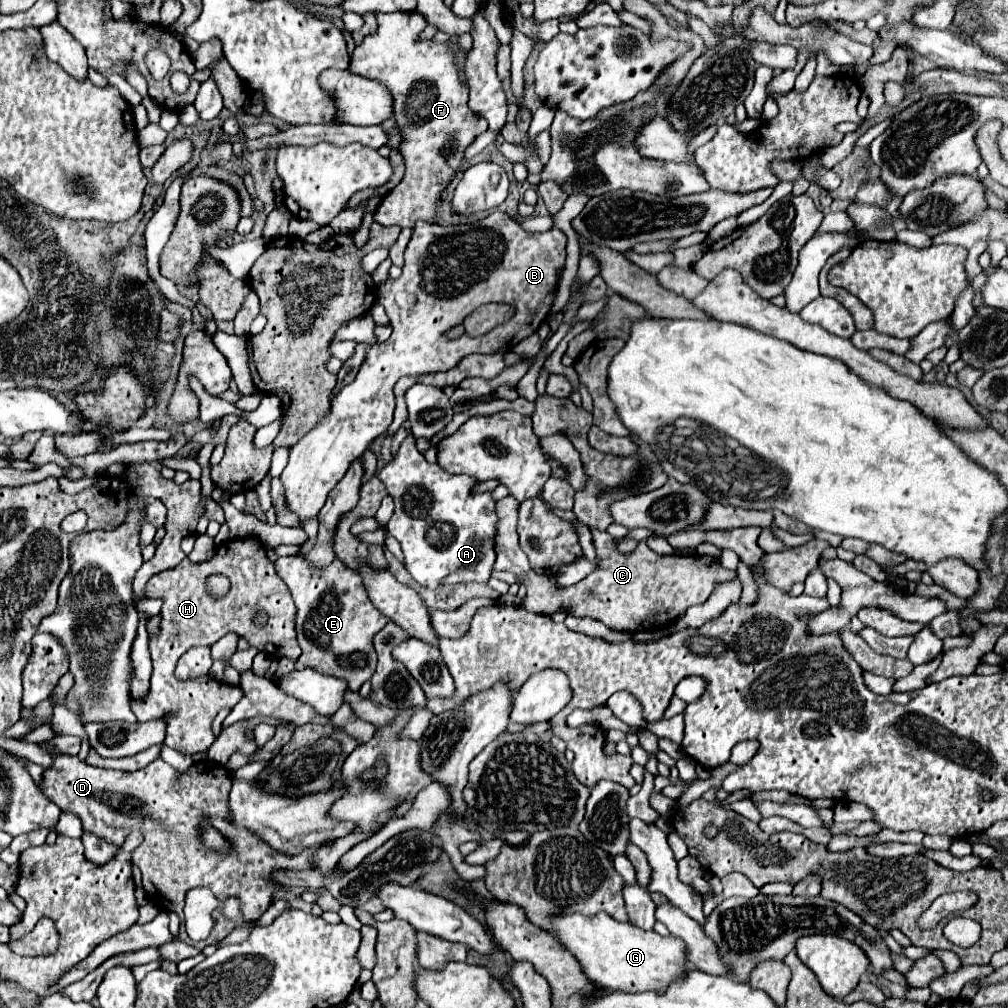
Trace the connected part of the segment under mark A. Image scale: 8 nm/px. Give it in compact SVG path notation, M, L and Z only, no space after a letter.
M408 435L398 449L398 455L384 465L384 469L378 473L378 479L386 485L388 495L392 495L396 509L392 519L388 521L386 529L388 533L400 543L404 553L404 563L410 575L424 587L438 587L444 579L448 583L468 583L468 581L488 581L490 571L494 565L494 533L496 533L496 501L490 497L490 493L472 495L474 481L466 475L452 475L444 471L436 463L428 463L424 455L416 449L416 441L412 435Z

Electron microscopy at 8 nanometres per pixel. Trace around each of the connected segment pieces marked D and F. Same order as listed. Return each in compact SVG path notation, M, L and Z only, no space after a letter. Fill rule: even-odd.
M44 749L44 751L52 755L52 767L44 769L46 775L42 775L42 783L38 787L62 811L78 815L82 821L84 833L106 839L108 843L112 843L116 847L122 847L124 839L132 831L140 831L144 835L144 841L138 845L138 849L132 851L132 863L138 865L138 869L142 871L142 881L144 881L144 891L146 891L148 901L154 907L158 907L160 911L174 911L182 919L184 893L190 887L200 885L200 887L208 887L214 893L214 897L218 897L218 899L226 899L230 895L240 897L244 919L256 921L266 911L266 907L272 903L272 891L276 887L276 883L270 881L270 877L268 877L272 871L276 871L276 869L296 869L298 871L298 869L312 867L312 851L314 849L308 849L306 853L302 853L298 857L286 857L286 855L280 855L280 853L272 851L270 847L266 847L266 843L262 843L260 839L250 835L246 829L238 829L228 821L226 801L228 801L228 793L230 793L230 785L232 785L232 773L228 773L224 765L218 765L210 759L198 761L180 779L176 779L174 769L168 763L164 763L162 759L156 759L154 763L150 763L148 767L144 767L140 771L124 773L124 771L114 771L114 769L92 767L92 765L80 761L78 757L52 753L50 749ZM202 815L208 815L210 823L230 841L230 845L234 849L230 855L204 851L200 847L198 821Z
M400 11L400 13L376 13L378 19L378 31L376 35L370 35L354 49L350 69L358 75L366 75L368 79L374 79L382 83L394 99L394 119L398 125L398 131L402 135L400 153L406 161L406 173L404 179L382 199L374 213L374 221L380 225L398 225L398 227L414 227L416 221L428 221L432 223L438 213L438 203L442 199L442 191L448 187L450 179L458 171L458 167L464 161L464 151L472 141L488 129L486 119L478 117L468 109L468 87L460 83L456 65L452 59L452 53L448 51L446 43L430 43L430 41L418 41L418 35L426 27L424 19L416 11Z

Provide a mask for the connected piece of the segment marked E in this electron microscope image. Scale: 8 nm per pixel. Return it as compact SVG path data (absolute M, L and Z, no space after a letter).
M280 557L274 561L274 567L280 575L280 579L286 583L288 591L292 593L292 599L296 603L296 633L298 633L298 643L302 647L302 655L296 661L298 669L312 667L314 671L322 675L332 675L336 679L346 679L350 681L350 689L358 691L362 683L370 681L374 675L376 667L376 651L372 647L372 637L390 621L386 615L382 615L368 599L364 591L364 583L360 575L346 567L340 559L334 559L332 565L326 569L312 569L308 563L300 557Z

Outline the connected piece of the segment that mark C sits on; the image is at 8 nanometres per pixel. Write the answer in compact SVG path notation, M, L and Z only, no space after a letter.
M592 529L592 535L594 535L594 547L596 547L596 553L600 557L600 565L596 571L592 571L586 579L582 579L580 583L576 585L570 585L570 587L564 587L560 591L556 591L556 579L554 577L542 577L538 573L534 573L530 569L530 575L520 581L526 585L528 589L528 595L526 595L526 601L522 603L526 607L526 611L532 611L532 613L538 613L538 615L552 615L556 613L562 605L566 605L570 609L572 615L578 615L578 617L592 617L592 619L598 619L602 621L604 625L608 625L610 629L616 629L616 631L636 631L636 629L650 629L650 627L660 627L660 625L666 625L678 617L684 615L684 611L690 607L690 605L698 605L698 603L704 603L710 593L714 591L714 587L722 581L728 581L734 577L734 571L728 571L728 569L722 569L718 559L712 559L712 557L700 557L700 555L658 555L654 553L644 541L638 543L638 547L630 553L630 555L622 555L618 549L616 549L616 543L614 539L606 533L606 531L598 531L598 529Z

